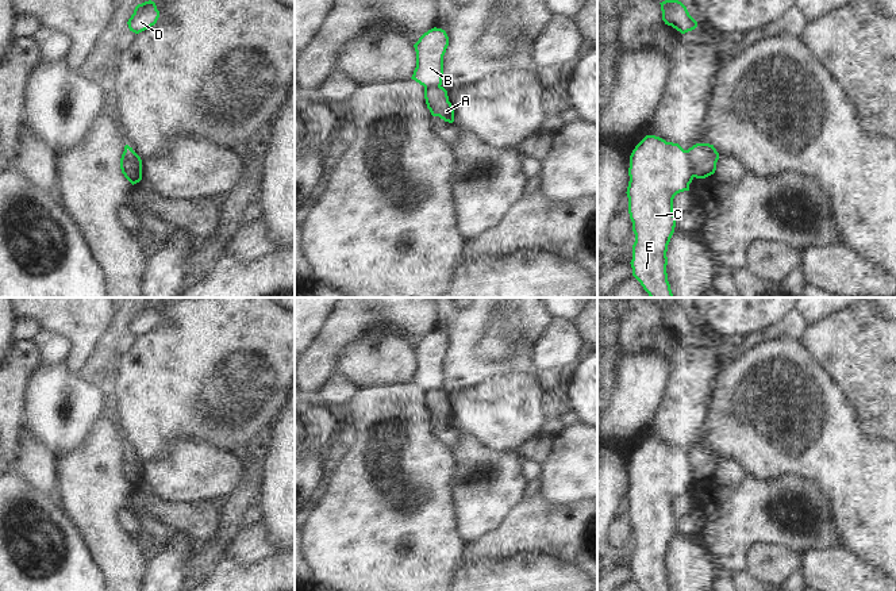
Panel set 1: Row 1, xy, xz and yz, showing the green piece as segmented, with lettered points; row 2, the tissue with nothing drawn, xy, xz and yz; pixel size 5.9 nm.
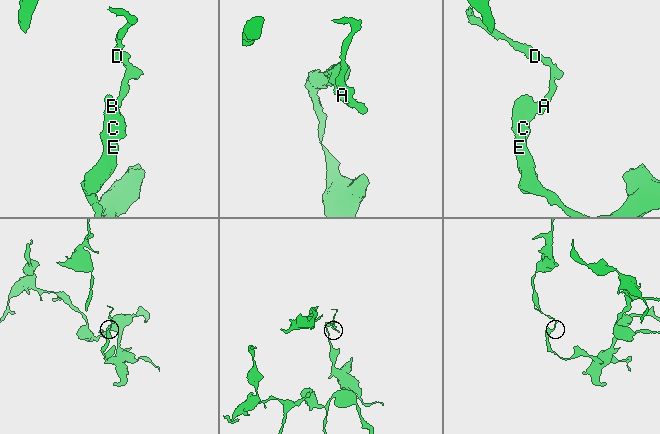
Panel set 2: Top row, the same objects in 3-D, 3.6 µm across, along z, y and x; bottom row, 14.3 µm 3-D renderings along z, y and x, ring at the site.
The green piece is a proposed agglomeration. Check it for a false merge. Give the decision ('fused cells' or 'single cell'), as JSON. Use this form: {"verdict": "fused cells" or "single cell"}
{"verdict": "fused cells"}

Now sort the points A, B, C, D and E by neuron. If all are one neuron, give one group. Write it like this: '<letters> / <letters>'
A D / B C E

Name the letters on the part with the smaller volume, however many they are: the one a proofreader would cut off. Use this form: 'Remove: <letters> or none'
Remove: A, D

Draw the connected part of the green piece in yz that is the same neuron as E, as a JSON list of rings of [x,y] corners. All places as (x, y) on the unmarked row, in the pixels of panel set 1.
[[[646,438],[630,458],[628,479],[626,496],[635,537],[632,579],[643,591],[670,591],[666,554],[677,523],[673,502],[689,494],[689,460],[678,446]]]

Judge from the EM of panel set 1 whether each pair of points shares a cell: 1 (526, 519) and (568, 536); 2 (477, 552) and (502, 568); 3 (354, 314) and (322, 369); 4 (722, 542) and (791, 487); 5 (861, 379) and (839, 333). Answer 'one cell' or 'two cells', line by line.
1: one cell
2: two cells
3: one cell
4: one cell
5: one cell

